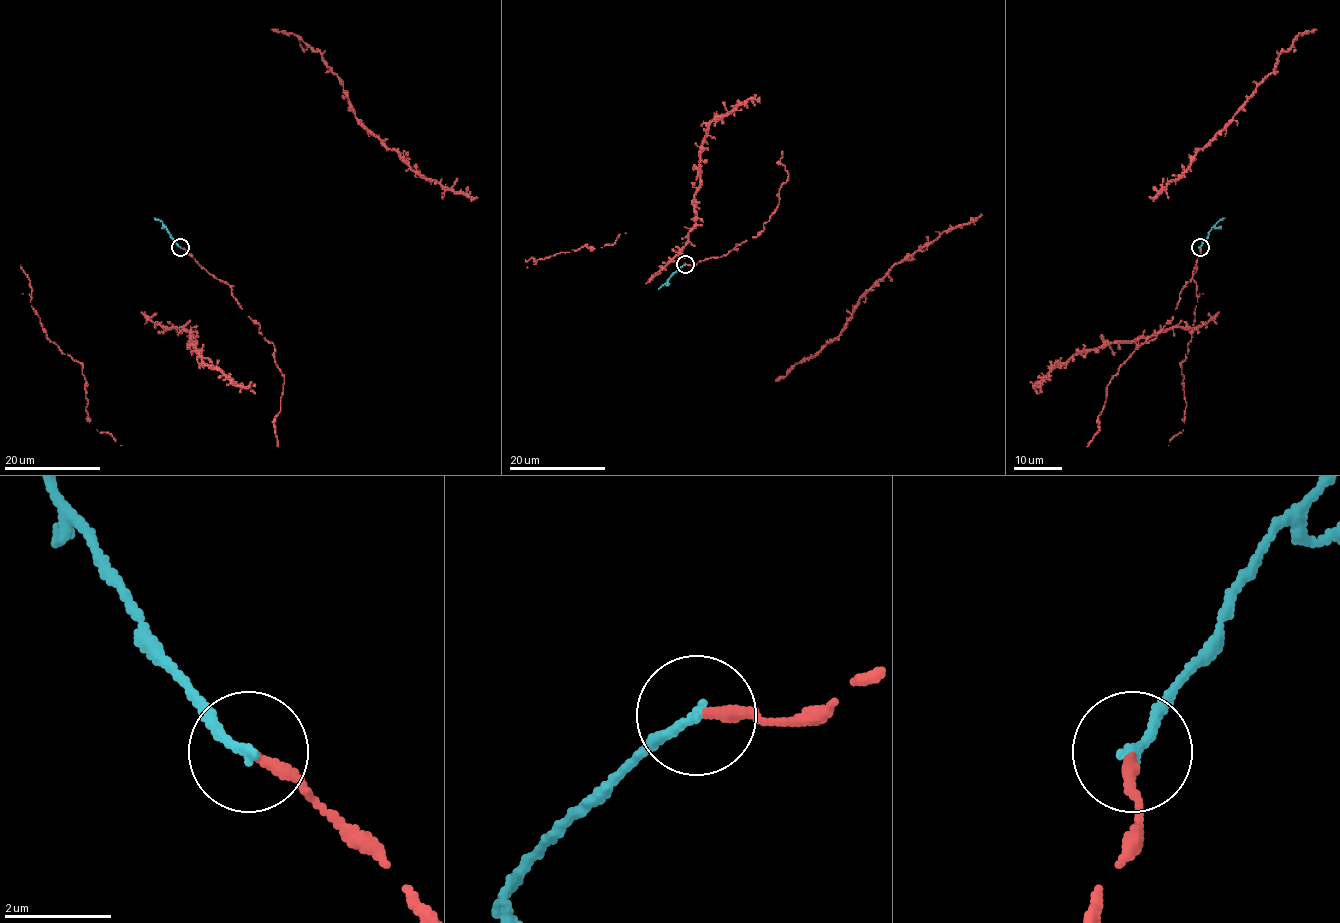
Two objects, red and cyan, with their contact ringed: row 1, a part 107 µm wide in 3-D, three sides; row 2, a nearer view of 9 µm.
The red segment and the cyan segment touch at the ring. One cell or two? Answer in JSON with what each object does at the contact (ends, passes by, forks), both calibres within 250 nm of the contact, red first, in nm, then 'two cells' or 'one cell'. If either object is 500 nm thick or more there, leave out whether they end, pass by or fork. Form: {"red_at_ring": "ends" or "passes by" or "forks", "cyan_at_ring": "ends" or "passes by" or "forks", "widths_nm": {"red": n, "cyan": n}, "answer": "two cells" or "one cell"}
{"red_at_ring": "ends", "cyan_at_ring": "ends", "widths_nm": {"red": 240, "cyan": 190}, "answer": "one cell"}

